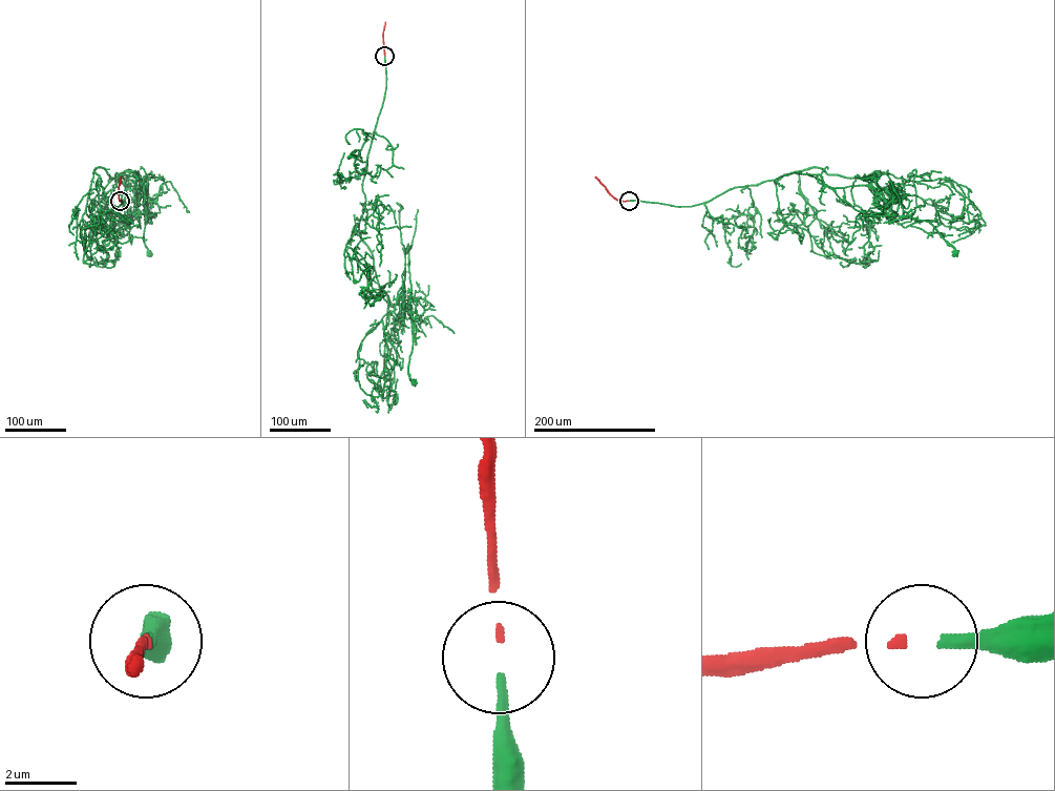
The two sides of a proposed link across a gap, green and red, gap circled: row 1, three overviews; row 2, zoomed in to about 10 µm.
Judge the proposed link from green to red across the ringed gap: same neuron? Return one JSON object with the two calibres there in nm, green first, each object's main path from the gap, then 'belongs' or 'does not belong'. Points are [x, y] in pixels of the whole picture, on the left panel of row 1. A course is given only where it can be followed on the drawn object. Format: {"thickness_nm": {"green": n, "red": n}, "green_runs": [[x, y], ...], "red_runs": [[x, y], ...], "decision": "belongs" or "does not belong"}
{"thickness_nm": {"green": 280, "red": 170}, "green_runs": [[120, 201], [118, 206], [109, 202], [97, 168], [111, 178], [129, 171], [141, 177], [149, 252]], "red_runs": [[120, 201], [121, 177]], "decision": "belongs"}

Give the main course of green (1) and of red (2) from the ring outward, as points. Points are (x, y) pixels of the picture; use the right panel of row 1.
1: (629, 201), (691, 206), (814, 167), (850, 178), (877, 171), (887, 207), (929, 222), (955, 252)
2: (629, 201), (615, 199), (595, 177)

